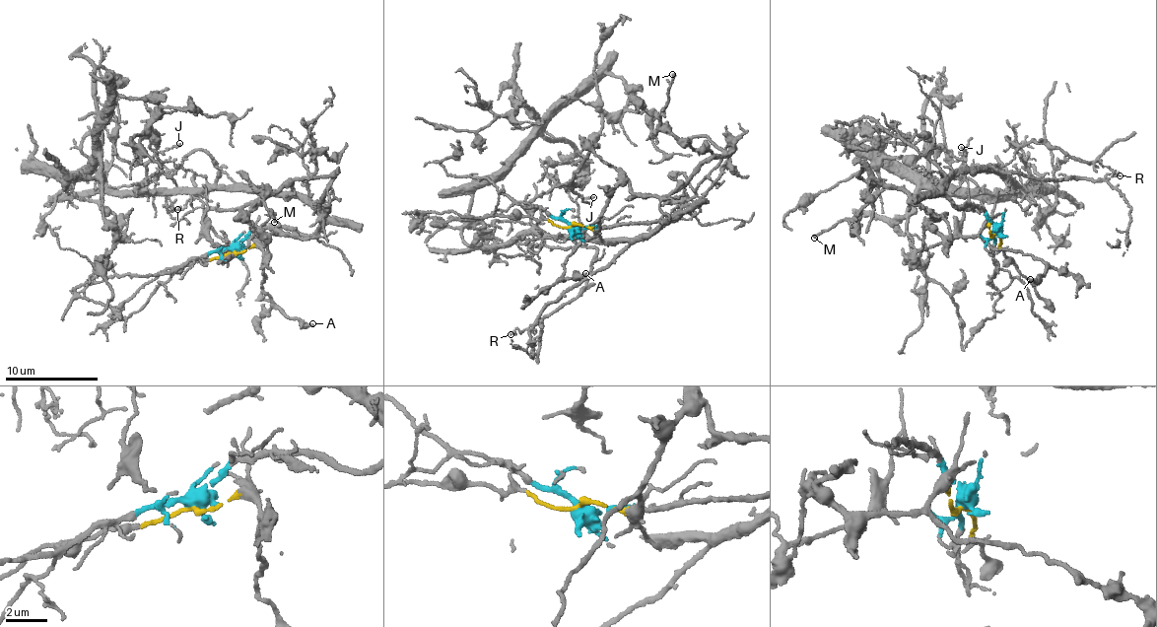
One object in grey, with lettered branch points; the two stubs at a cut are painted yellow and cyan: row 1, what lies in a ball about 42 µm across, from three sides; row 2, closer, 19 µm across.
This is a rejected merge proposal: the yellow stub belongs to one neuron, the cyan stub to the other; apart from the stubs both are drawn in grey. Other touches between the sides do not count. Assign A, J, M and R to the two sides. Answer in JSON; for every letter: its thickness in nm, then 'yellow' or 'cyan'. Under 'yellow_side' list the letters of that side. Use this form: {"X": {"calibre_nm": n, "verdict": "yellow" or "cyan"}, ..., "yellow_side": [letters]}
{"A": {"calibre_nm": 240, "verdict": "yellow"}, "J": {"calibre_nm": 150, "verdict": "cyan"}, "M": {"calibre_nm": 150, "verdict": "yellow"}, "R": {"calibre_nm": 190, "verdict": "cyan"}, "yellow_side": ["A", "M"]}

